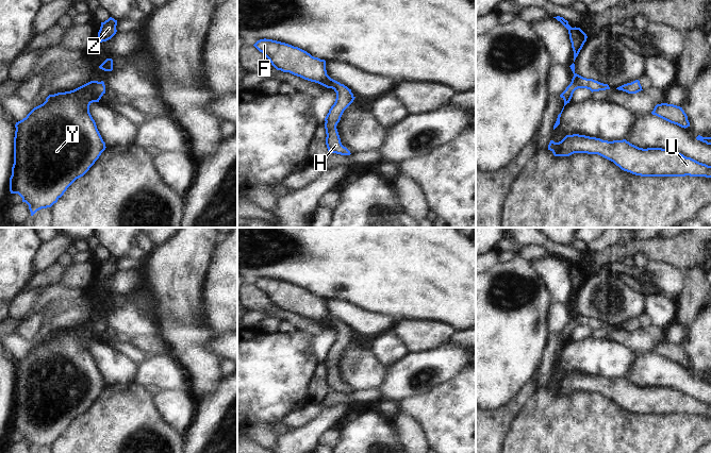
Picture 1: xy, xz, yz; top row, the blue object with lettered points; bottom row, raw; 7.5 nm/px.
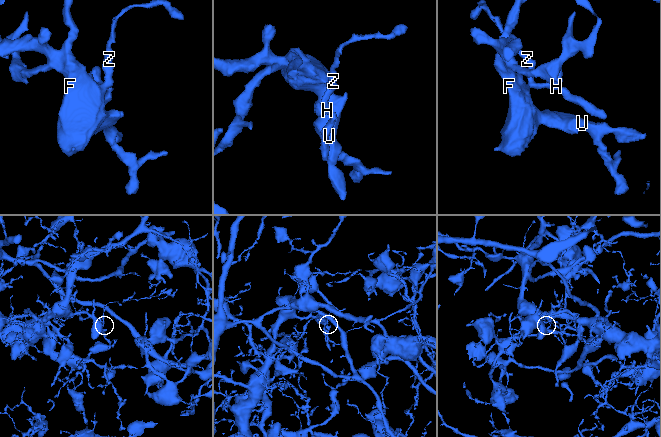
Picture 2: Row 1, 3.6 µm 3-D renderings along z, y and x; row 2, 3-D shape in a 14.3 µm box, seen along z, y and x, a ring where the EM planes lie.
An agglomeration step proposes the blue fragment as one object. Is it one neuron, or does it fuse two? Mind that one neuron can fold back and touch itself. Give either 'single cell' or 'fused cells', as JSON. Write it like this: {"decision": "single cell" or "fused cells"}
{"decision": "single cell"}

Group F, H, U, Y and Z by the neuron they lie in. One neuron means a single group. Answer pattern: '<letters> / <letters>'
F H U Y Z

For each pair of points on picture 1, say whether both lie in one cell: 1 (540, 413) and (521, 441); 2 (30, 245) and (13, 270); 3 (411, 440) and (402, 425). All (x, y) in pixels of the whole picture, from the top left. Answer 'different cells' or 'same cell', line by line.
1: same cell
2: same cell
3: same cell

